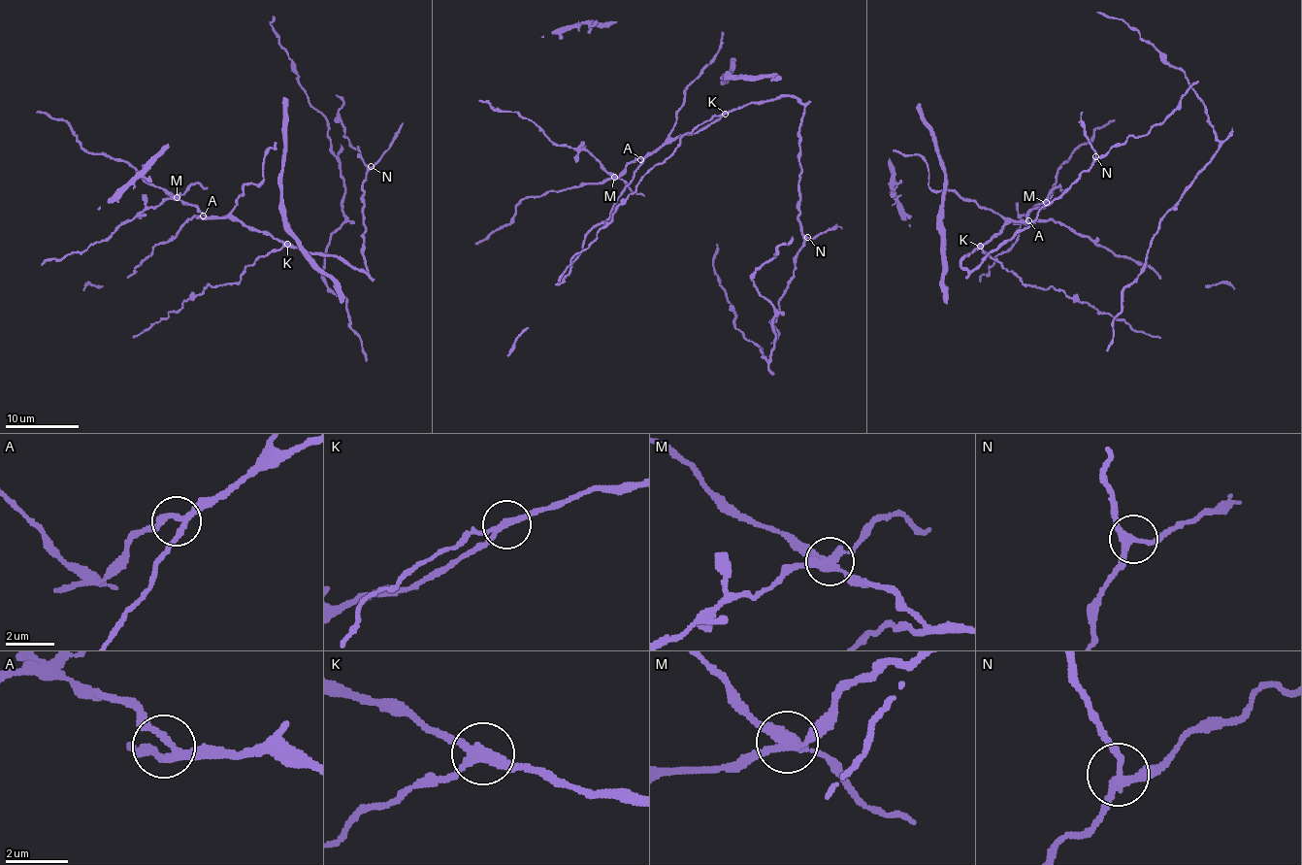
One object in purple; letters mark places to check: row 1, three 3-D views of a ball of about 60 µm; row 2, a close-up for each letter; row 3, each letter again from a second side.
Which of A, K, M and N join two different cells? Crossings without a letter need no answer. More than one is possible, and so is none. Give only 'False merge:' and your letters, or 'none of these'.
False merge: K, M

